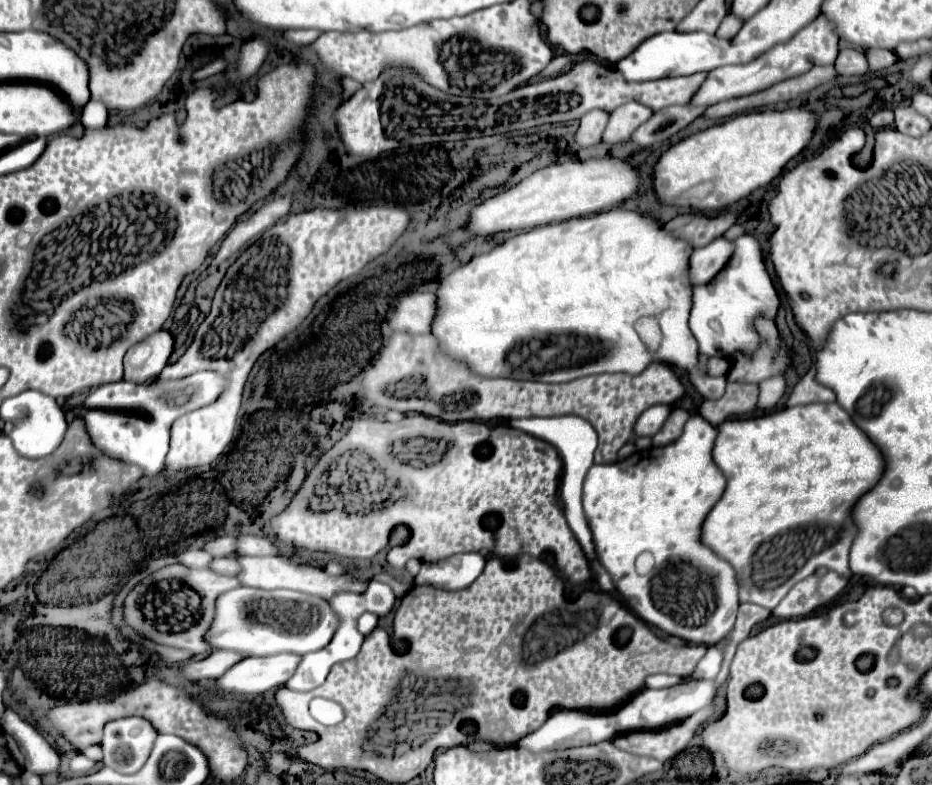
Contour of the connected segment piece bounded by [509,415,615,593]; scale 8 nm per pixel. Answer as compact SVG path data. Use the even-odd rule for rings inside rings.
M567 415L567 417L533 417L533 419L513 419L509 421L511 427L521 429L533 437L539 437L547 443L551 443L561 459L563 459L563 483L561 483L561 501L563 501L563 511L567 517L567 523L573 531L573 535L577 537L577 541L581 543L581 547L585 547L585 555L589 555L589 563L593 563L593 579L597 581L599 589L605 593L611 593L615 589L613 581L609 579L609 573L601 567L595 551L593 551L593 535L589 531L589 523L585 519L583 513L583 505L581 505L581 489L583 489L583 479L589 471L589 467L593 465L593 453L597 449L597 431L591 427L589 421L577 417L577 415Z

